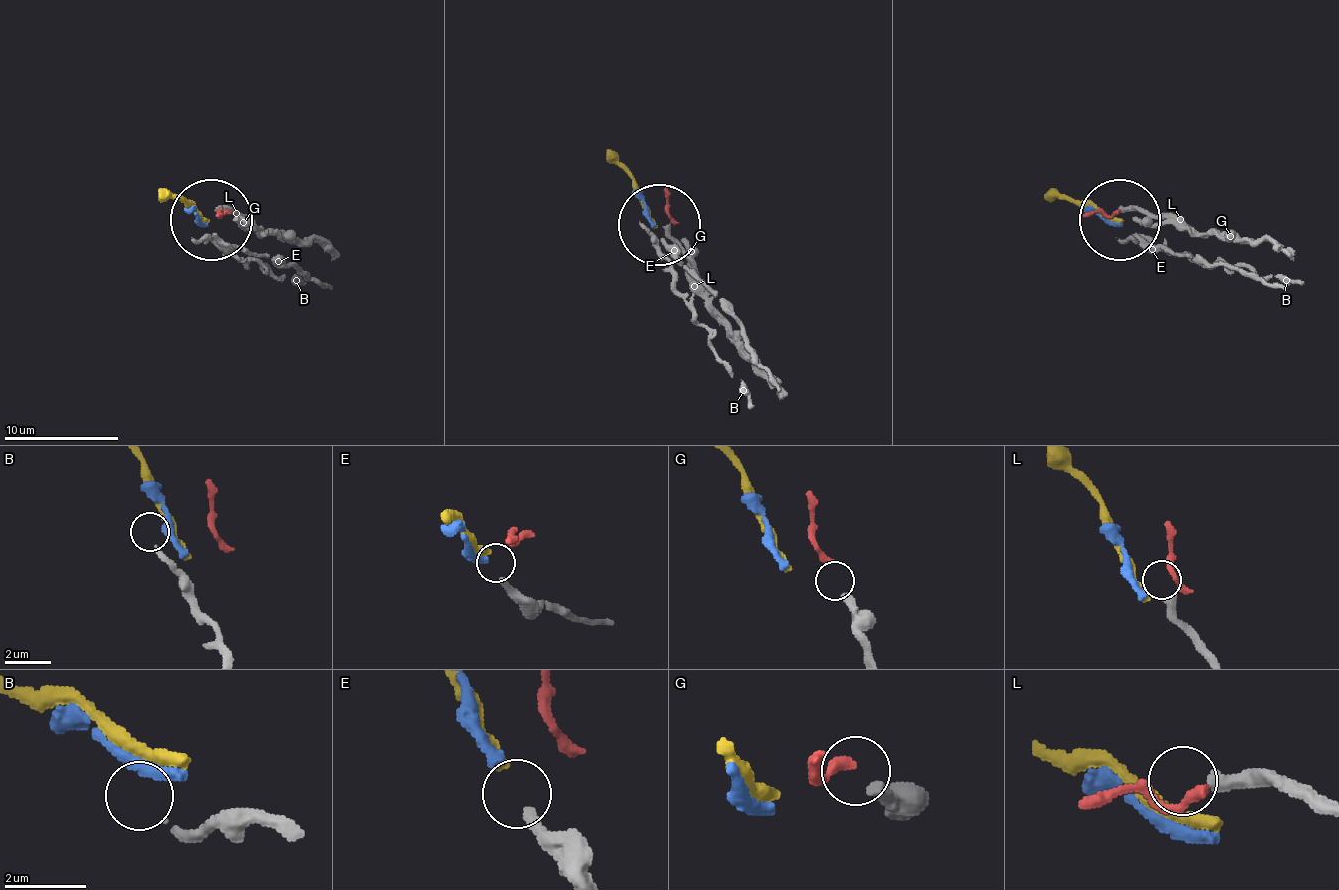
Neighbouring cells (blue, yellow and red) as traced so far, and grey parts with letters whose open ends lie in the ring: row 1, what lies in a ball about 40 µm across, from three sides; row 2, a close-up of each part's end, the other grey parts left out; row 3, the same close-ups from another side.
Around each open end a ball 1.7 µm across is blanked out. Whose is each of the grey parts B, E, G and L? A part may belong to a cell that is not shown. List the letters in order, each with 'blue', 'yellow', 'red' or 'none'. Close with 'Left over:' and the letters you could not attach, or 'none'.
B: none
E: blue
G: red
L: none
Left over: B, L

